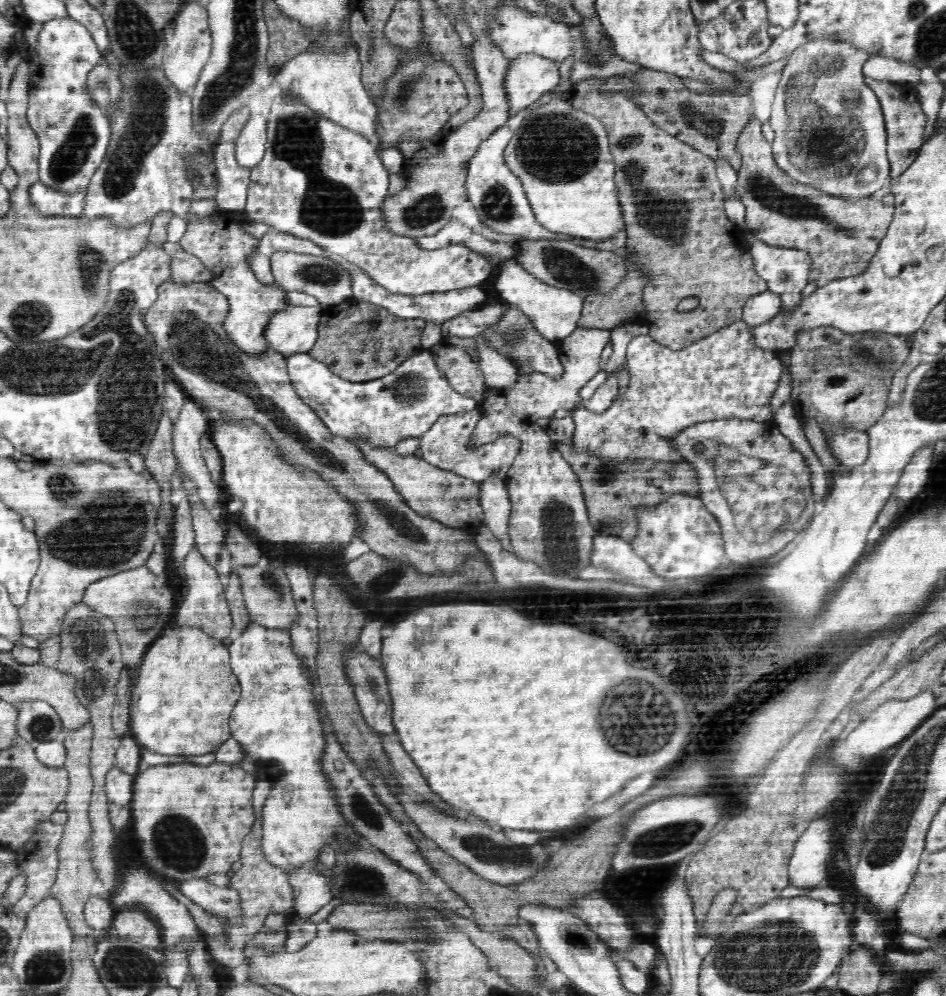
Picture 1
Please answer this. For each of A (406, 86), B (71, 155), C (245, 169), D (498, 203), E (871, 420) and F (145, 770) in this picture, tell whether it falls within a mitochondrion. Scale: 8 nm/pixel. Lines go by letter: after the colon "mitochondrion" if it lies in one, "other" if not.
A: mitochondrion
B: mitochondrion
C: other
D: mitochondrion
E: other
F: other

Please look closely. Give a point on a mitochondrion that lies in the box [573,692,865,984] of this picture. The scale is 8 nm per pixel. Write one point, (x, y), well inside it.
(660, 843)

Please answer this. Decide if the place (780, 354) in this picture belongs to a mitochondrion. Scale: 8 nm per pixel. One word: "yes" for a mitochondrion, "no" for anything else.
no

